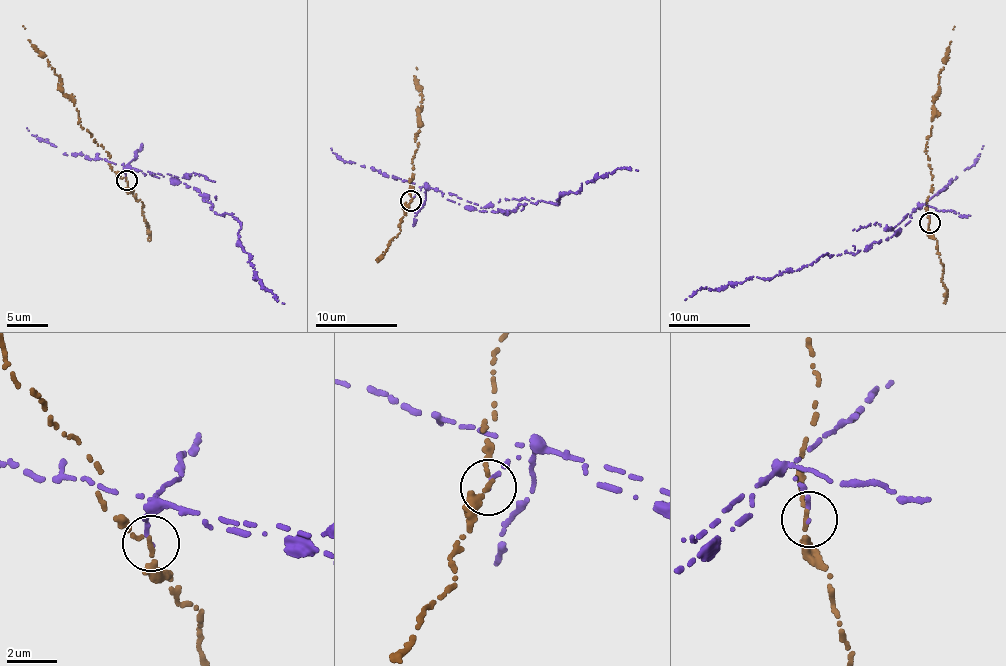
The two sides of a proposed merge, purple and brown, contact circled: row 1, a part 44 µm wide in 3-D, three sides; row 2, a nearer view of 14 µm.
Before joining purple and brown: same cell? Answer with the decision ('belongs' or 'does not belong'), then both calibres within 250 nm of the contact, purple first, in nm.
does not belong | 140/140 nm

